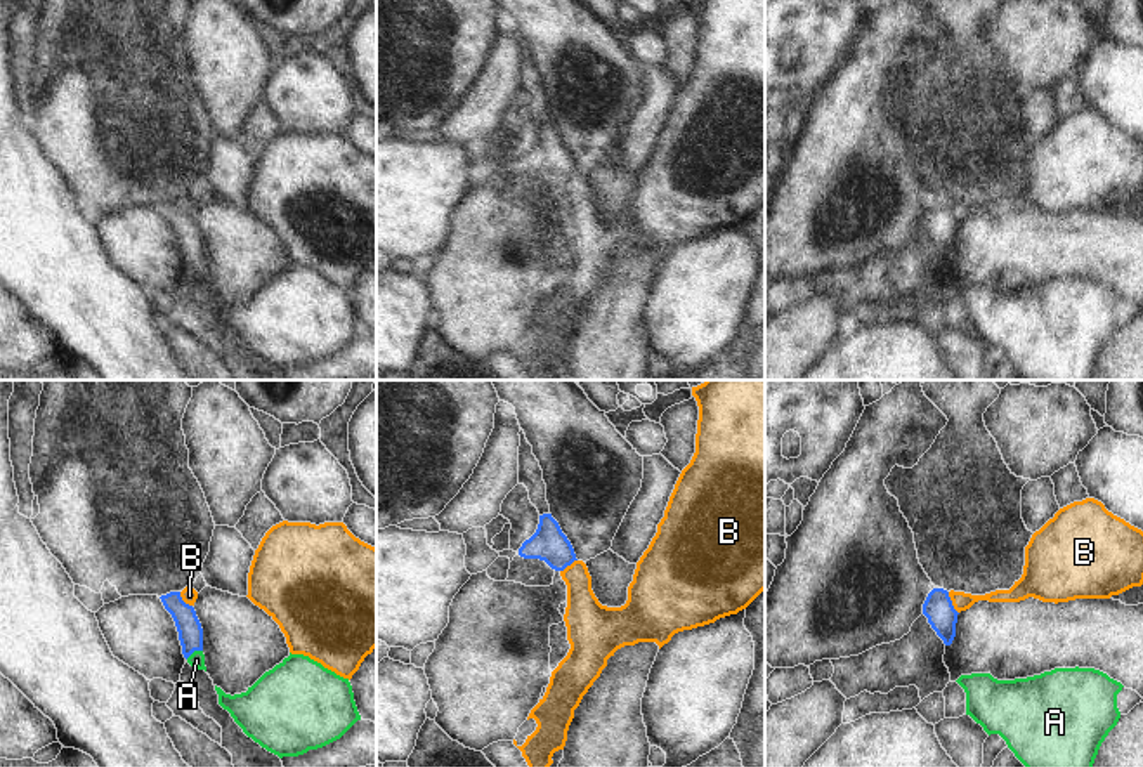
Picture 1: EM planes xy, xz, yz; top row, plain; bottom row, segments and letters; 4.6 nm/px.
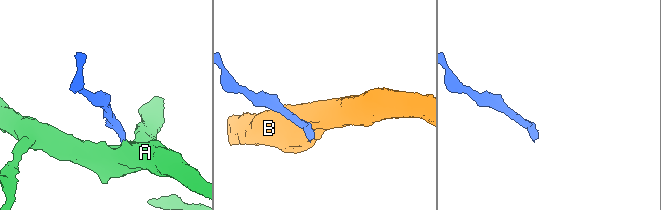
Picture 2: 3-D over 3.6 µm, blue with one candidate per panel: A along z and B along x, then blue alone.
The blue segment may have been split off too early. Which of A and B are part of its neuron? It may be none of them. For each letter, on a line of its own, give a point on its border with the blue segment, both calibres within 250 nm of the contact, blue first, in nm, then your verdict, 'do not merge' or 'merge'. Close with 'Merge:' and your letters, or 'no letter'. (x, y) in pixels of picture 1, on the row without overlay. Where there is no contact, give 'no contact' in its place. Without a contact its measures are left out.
A: xy (193, 262) | 110/70 nm | merge
B: yz (951, 214) | 140/90 nm | do not merge
Merge: A

